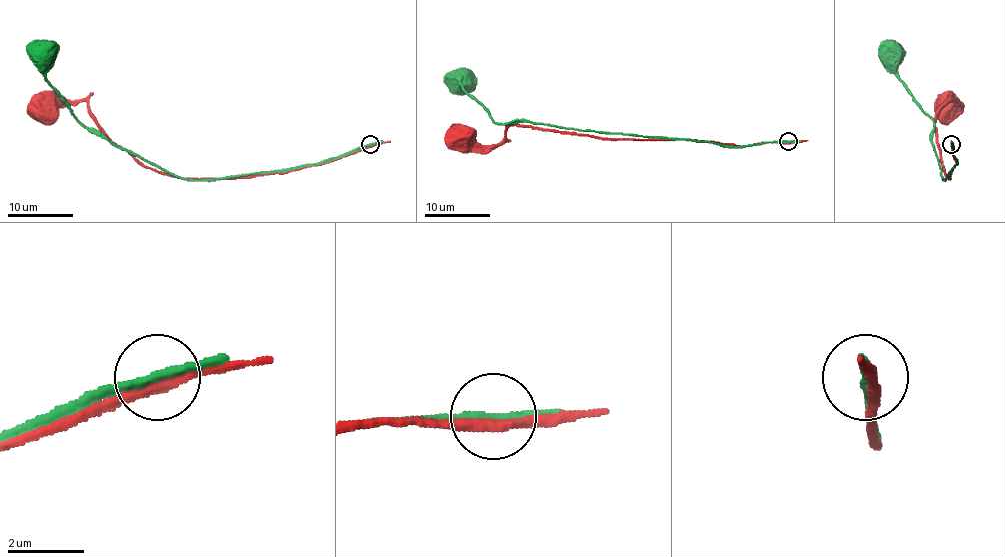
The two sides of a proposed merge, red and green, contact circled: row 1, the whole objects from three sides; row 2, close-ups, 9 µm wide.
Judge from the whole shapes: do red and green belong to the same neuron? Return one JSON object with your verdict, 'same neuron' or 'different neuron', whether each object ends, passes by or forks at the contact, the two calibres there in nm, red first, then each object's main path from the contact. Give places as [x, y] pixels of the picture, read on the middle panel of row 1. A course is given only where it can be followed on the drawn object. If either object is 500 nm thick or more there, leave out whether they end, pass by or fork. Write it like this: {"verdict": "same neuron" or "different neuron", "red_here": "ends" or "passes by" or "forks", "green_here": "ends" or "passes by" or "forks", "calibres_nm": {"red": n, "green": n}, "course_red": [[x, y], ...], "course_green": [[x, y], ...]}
{"verdict": "different neuron", "red_here": "passes by", "green_here": "passes by", "calibres_nm": {"red": 280, "green": 240}, "course_red": [[788, 142], [737, 145], [598, 139], [511, 124], [502, 139], [491, 145], [471, 145], [460, 139], [461, 136]], "course_green": [[788, 140], [734, 145], [514, 121], [497, 124], [465, 90], [465, 71], [463, 78]]}

